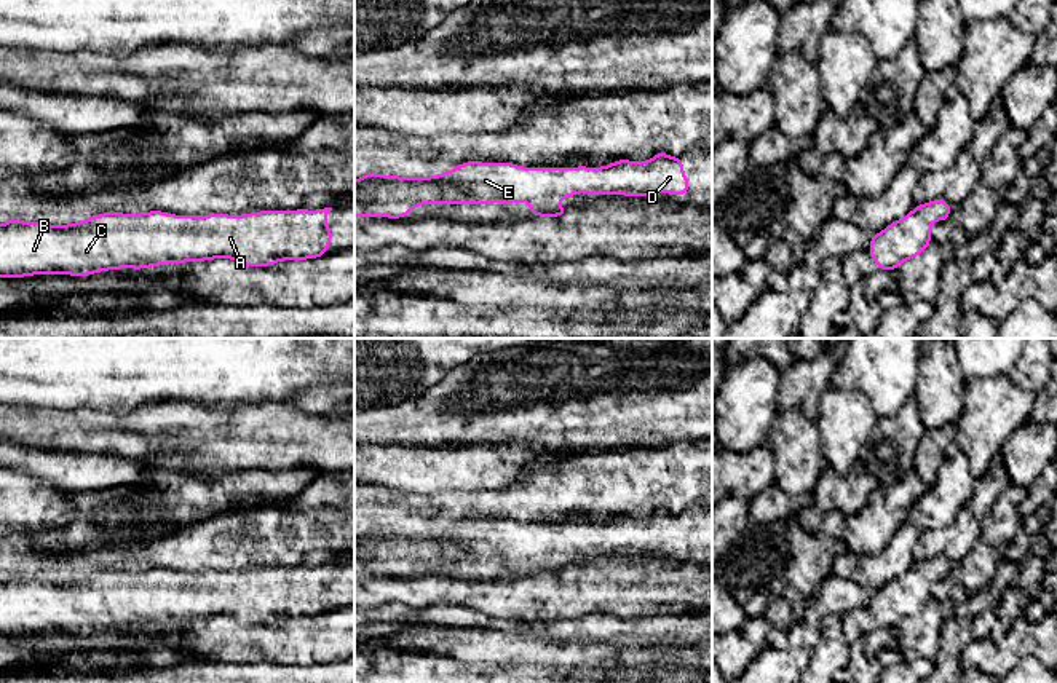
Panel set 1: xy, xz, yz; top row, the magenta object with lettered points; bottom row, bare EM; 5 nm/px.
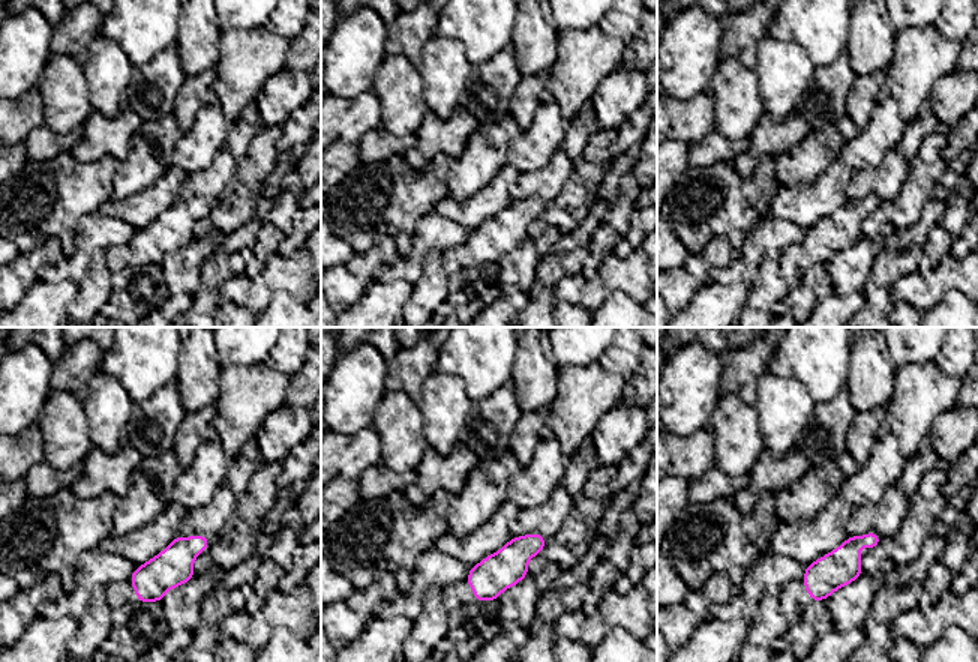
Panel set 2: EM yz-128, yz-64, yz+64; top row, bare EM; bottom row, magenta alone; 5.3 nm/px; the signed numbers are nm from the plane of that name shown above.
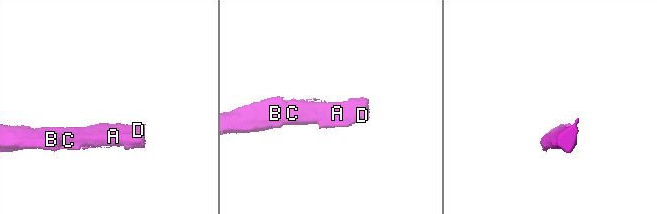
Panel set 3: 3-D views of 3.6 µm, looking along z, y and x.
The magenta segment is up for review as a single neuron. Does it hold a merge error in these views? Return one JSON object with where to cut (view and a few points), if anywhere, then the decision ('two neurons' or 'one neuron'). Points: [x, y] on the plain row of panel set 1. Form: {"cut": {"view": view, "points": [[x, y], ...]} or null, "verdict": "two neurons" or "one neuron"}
{"cut": null, "verdict": "one neuron"}

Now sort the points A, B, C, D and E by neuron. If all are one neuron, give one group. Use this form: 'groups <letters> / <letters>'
groups A B C D E

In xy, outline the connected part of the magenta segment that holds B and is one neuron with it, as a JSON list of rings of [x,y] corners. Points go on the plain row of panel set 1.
[[[332,565],[260,568],[243,573],[208,571],[204,574],[172,573],[161,568],[102,570],[70,582],[8,576],[0,582],[0,635],[51,630],[89,634],[107,627],[145,627],[164,621],[204,619],[220,614],[236,618],[243,624],[319,616],[332,602],[332,587],[326,582],[326,573],[331,568]]]

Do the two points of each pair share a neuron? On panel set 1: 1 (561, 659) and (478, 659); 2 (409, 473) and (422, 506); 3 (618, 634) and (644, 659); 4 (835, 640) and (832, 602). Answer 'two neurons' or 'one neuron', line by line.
1: one neuron
2: two neurons
3: two neurons
4: two neurons

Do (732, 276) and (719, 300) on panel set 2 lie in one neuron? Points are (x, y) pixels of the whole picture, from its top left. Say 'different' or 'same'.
different

